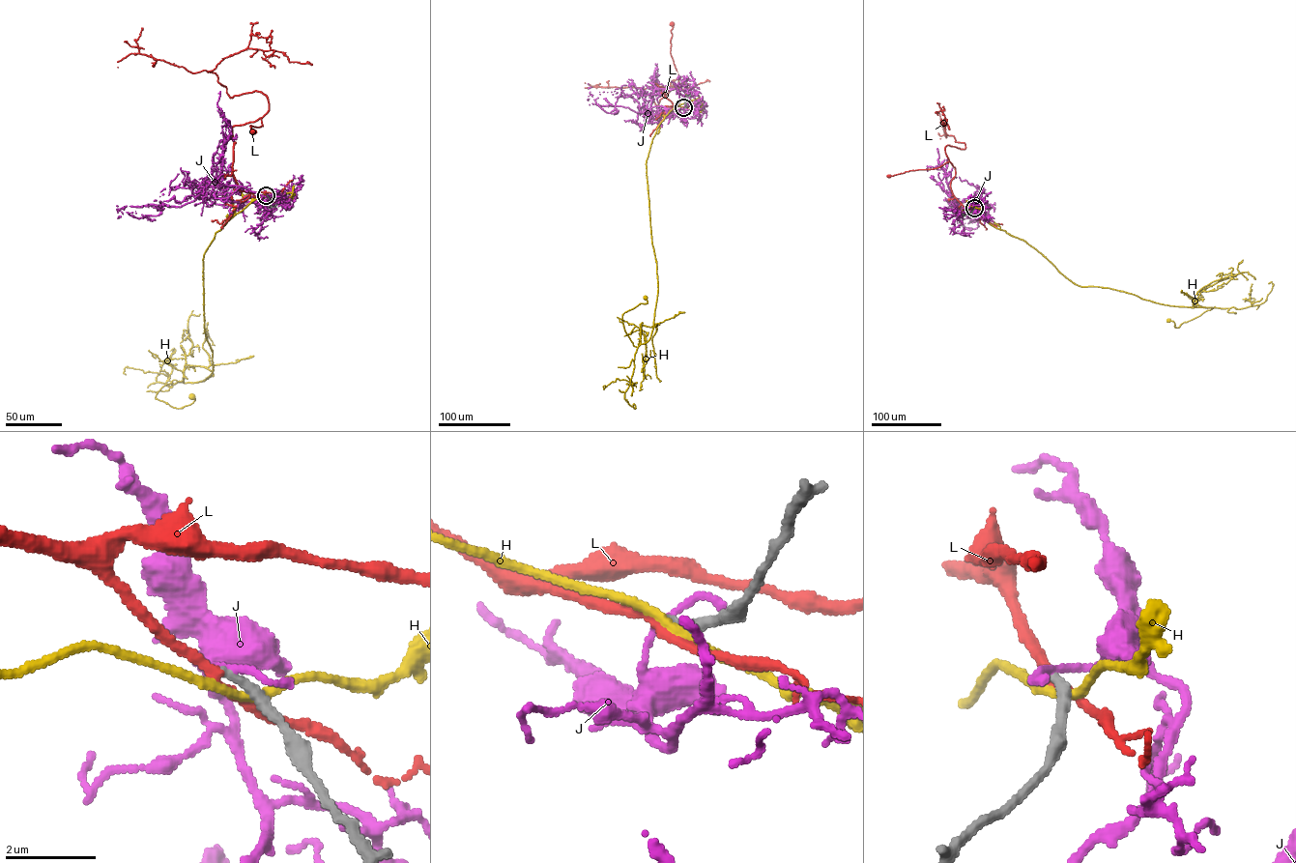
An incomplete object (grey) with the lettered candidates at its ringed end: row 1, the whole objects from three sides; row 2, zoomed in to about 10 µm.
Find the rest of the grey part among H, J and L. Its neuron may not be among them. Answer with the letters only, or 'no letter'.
L

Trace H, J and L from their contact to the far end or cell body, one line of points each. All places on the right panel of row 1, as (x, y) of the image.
H: (974, 208), (979, 217), (1024, 241), (1076, 284), (1110, 288), (1169, 305), (1215, 307), (1177, 328), (1168, 320)
J: (974, 207), (977, 213), (972, 213), (977, 210), (977, 215), (971, 220), (979, 226), (960, 227), (971, 229)
L: (974, 208), (964, 207), (952, 193), (950, 182), (955, 169), (949, 161), (936, 168), (888, 176)

